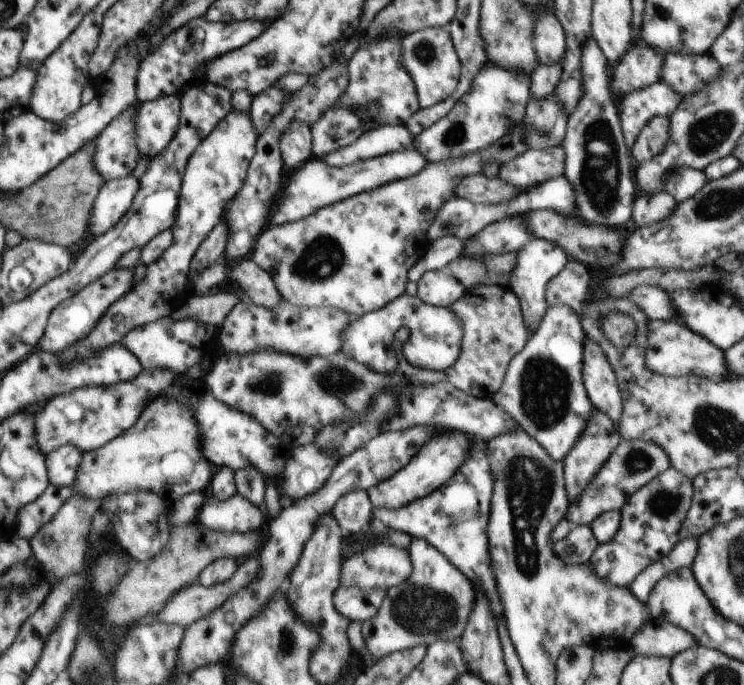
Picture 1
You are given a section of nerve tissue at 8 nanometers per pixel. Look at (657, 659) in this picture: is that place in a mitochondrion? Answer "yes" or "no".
no

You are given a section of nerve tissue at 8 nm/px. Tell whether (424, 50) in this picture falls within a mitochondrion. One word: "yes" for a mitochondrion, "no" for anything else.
yes

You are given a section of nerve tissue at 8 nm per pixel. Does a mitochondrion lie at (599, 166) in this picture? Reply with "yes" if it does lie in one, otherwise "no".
yes

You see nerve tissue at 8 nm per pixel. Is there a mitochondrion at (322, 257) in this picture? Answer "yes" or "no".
yes

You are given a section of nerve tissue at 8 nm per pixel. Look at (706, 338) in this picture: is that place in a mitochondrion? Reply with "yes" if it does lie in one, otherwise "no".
no

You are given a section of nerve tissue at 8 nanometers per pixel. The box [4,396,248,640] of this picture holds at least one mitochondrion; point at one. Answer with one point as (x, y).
(55, 432)

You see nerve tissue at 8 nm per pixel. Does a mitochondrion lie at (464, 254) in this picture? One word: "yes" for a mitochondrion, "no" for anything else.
no

